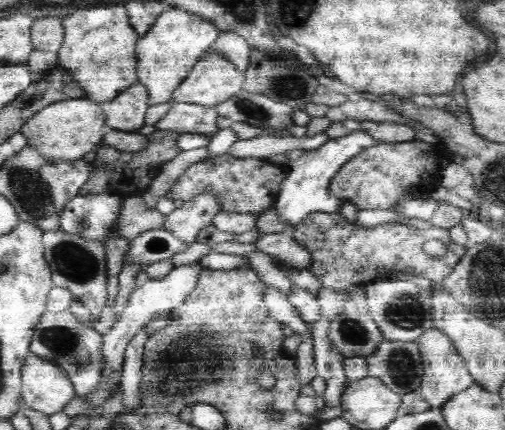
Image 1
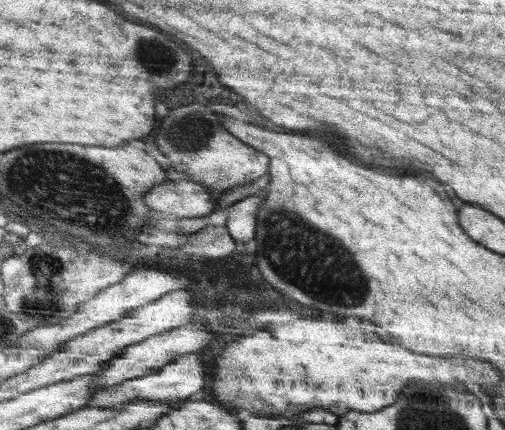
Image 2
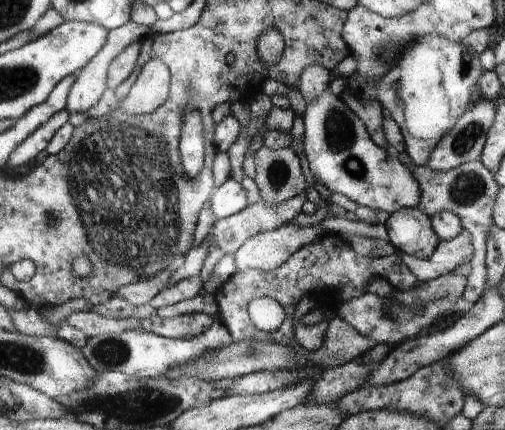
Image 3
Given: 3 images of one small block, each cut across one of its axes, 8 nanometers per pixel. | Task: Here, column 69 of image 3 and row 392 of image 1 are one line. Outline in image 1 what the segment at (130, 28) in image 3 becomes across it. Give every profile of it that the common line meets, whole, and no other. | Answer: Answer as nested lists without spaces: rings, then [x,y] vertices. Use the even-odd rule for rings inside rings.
[[[200,261],[187,265],[177,264],[166,276],[149,278],[144,284],[138,286],[136,290],[129,294],[127,301],[119,312],[119,319],[116,321],[116,324],[102,336],[102,351],[104,351],[104,358],[106,359],[103,388],[92,399],[86,401],[90,401],[92,405],[100,406],[104,400],[110,397],[112,383],[116,377],[120,379],[120,374],[122,374],[122,362],[126,346],[138,337],[140,329],[144,325],[148,325],[150,320],[156,318],[156,316],[169,317],[175,309],[180,308],[188,296],[190,296],[190,293],[196,288],[201,272],[204,272],[204,269],[205,266]]]

